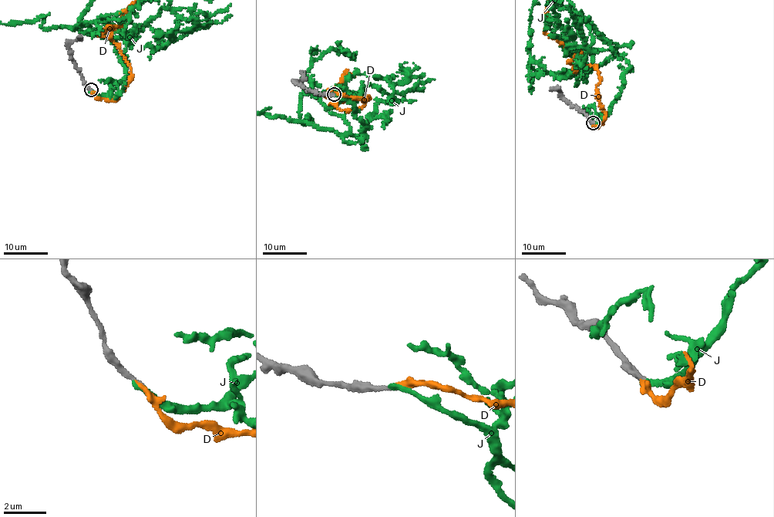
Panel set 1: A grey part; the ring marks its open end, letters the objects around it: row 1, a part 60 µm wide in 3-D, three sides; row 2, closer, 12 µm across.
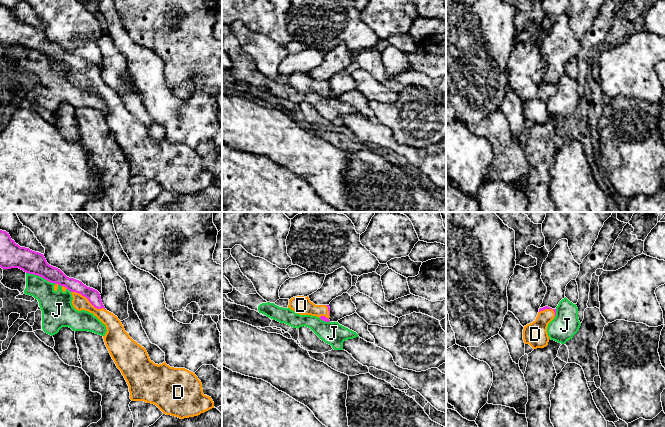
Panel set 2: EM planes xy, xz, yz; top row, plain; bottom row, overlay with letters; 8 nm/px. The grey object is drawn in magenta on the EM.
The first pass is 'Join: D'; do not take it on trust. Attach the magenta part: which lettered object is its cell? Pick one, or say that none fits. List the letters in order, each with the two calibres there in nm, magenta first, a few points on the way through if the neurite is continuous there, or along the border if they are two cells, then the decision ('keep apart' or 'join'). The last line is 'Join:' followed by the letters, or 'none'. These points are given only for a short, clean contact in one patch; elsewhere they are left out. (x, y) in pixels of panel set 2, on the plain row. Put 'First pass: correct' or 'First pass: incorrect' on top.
First pass: correct
D: 110 nm thick on the magenta side, 120 nm on the other; join
J: 190 nm thick on the magenta side, 200 nm on the other; keep apart
Join: D

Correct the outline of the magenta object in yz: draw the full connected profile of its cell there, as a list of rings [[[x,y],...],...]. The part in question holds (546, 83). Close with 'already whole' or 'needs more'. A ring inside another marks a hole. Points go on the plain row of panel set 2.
[[[548,82],[540,84],[536,95],[524,102],[524,119],[529,120],[533,125],[546,123],[550,115],[547,109],[547,103],[555,92],[556,85]]] | needs more

